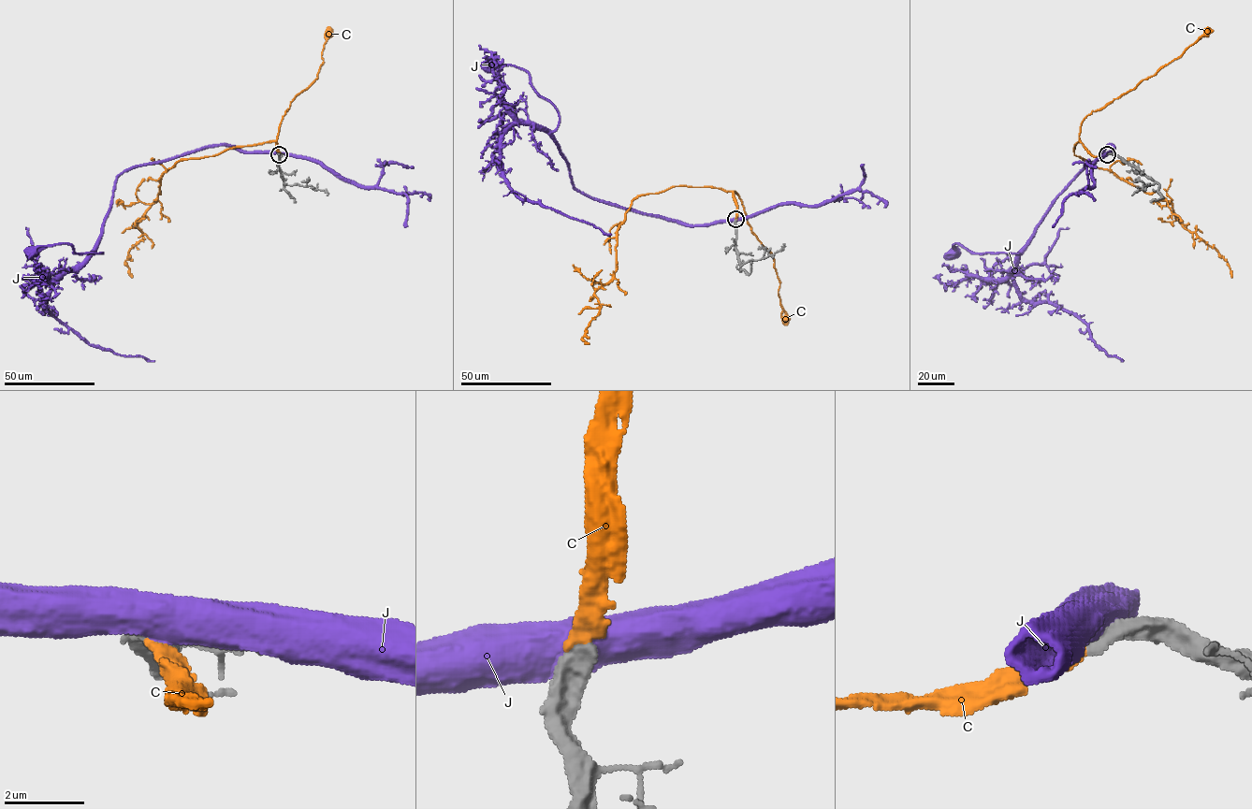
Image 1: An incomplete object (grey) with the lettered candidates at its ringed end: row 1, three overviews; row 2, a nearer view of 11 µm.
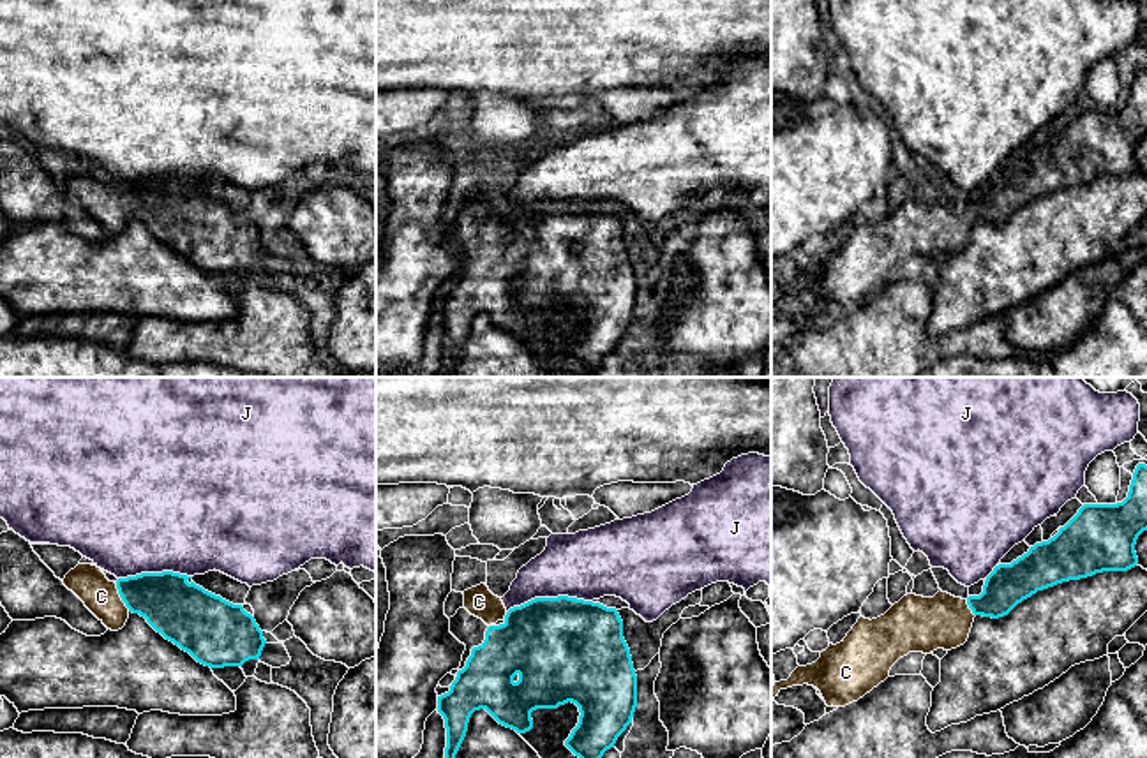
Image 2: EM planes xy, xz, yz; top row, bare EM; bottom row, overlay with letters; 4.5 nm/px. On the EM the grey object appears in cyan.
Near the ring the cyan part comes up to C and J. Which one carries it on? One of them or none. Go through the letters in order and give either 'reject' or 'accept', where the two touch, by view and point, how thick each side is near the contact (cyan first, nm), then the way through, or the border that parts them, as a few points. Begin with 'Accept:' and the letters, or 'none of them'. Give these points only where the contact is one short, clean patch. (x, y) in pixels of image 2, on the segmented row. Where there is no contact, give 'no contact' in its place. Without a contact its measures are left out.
Accept: C
C: accept; contact xy (120, 596); calibres 260 and 160 nm
J: reject; contact xz (549, 598); calibres 480 and 320 nm; border xz (592, 600), (535, 596), (514, 605), (507, 612)

